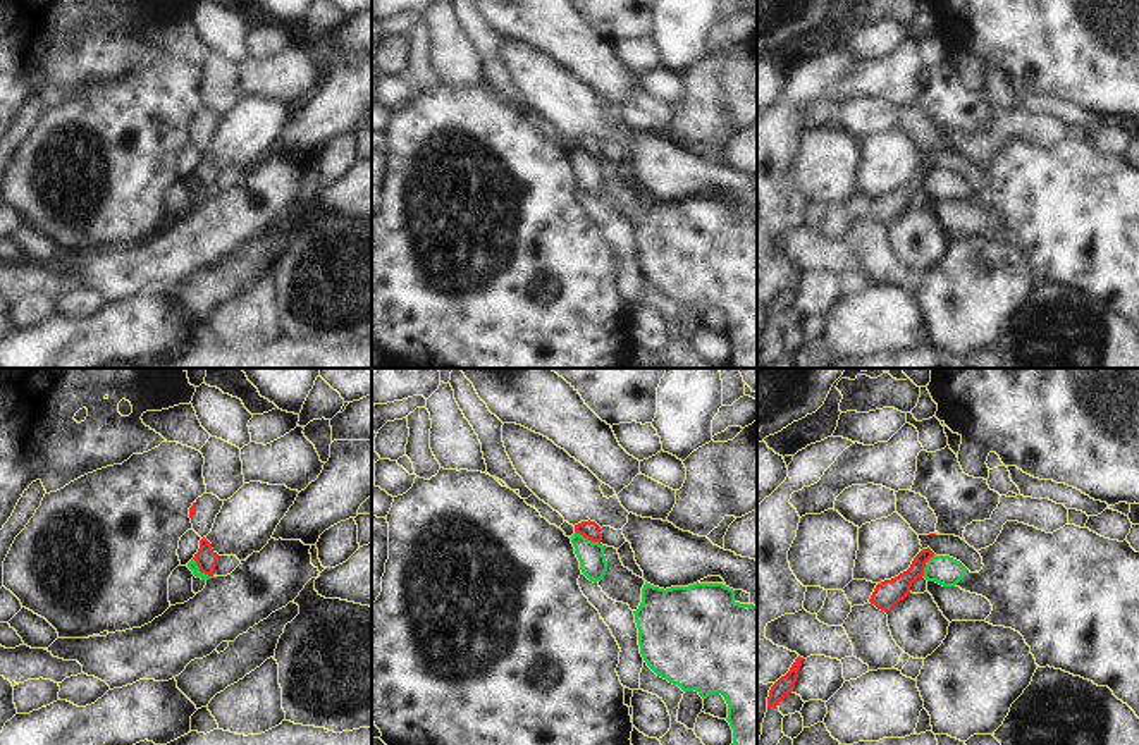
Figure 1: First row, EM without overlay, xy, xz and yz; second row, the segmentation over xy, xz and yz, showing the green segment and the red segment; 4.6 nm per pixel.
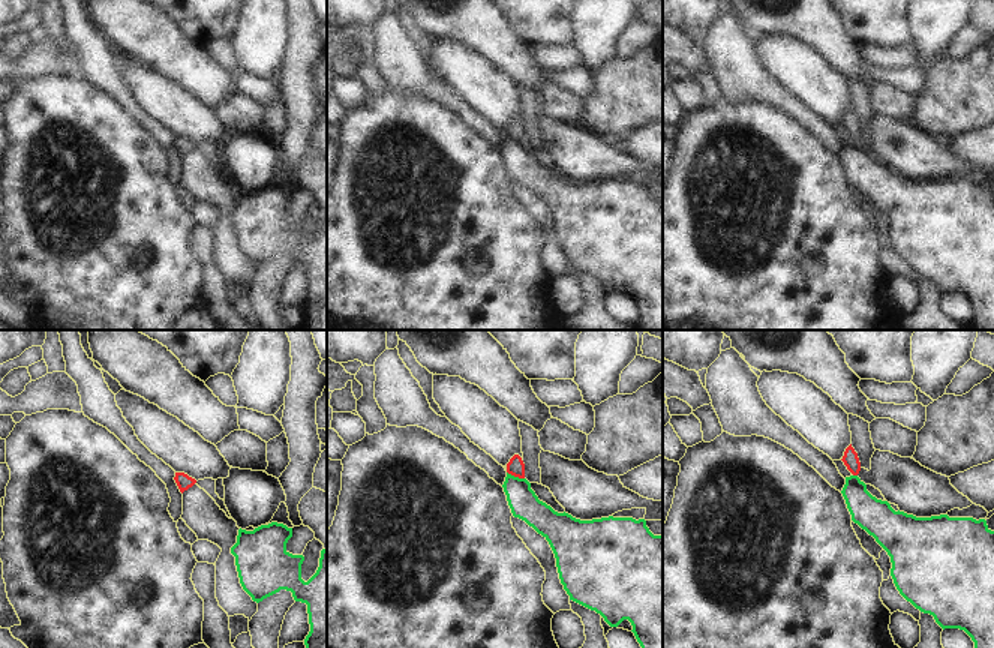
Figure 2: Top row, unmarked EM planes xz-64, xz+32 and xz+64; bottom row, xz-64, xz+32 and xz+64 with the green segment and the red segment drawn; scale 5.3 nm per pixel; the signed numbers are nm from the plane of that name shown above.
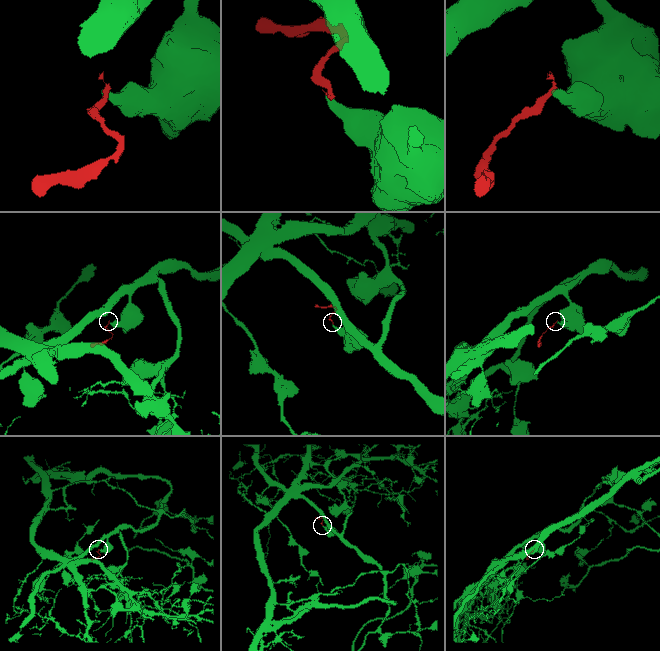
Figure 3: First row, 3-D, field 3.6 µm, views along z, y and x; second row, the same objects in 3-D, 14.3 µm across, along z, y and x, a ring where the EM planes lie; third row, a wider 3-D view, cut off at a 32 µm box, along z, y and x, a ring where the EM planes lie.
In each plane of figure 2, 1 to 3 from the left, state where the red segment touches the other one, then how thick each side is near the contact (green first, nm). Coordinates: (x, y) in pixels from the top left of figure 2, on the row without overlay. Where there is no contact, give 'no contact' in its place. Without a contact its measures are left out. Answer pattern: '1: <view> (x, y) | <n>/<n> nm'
1: no contact
2: xz+32 (516, 141) | 160/90 nm
3: xz+64 (855, 140) | 190/90 nm

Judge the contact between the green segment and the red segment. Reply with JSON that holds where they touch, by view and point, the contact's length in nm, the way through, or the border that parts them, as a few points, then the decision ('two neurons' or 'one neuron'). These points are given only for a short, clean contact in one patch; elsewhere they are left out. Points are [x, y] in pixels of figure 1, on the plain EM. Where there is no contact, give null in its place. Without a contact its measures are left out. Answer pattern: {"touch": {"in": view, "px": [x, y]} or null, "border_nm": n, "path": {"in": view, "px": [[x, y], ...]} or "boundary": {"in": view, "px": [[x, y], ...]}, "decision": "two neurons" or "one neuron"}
{"touch": {"in": "xz", "px": [587, 153]}, "border_nm": 140, "boundary": {"in": "xz", "px": [[575, 145], [599, 159]]}, "decision": "two neurons"}

